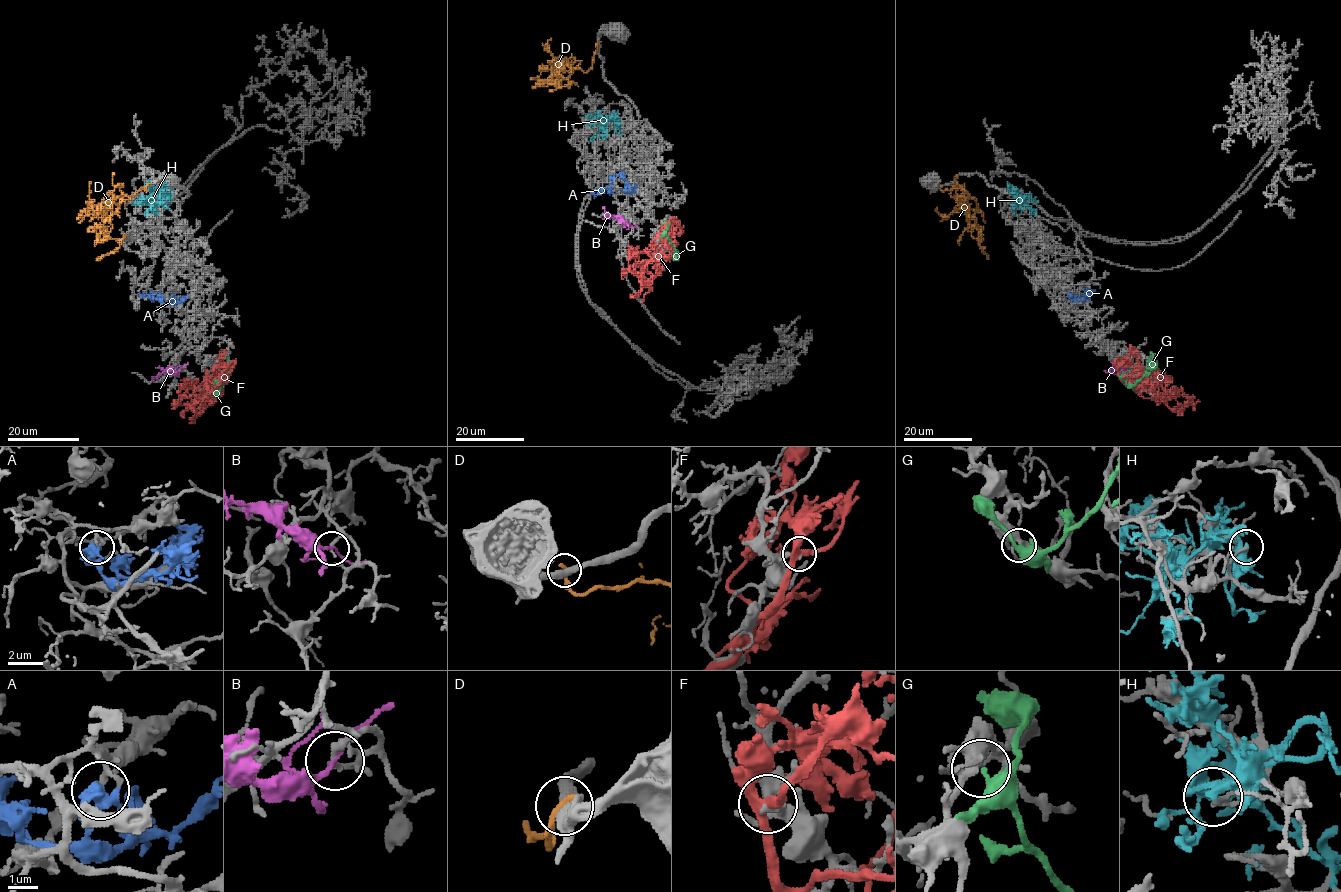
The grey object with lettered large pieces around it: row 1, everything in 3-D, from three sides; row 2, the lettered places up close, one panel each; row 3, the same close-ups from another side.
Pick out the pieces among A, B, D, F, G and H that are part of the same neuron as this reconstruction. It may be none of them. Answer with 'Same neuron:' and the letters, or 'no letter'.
Same neuron: no letter

